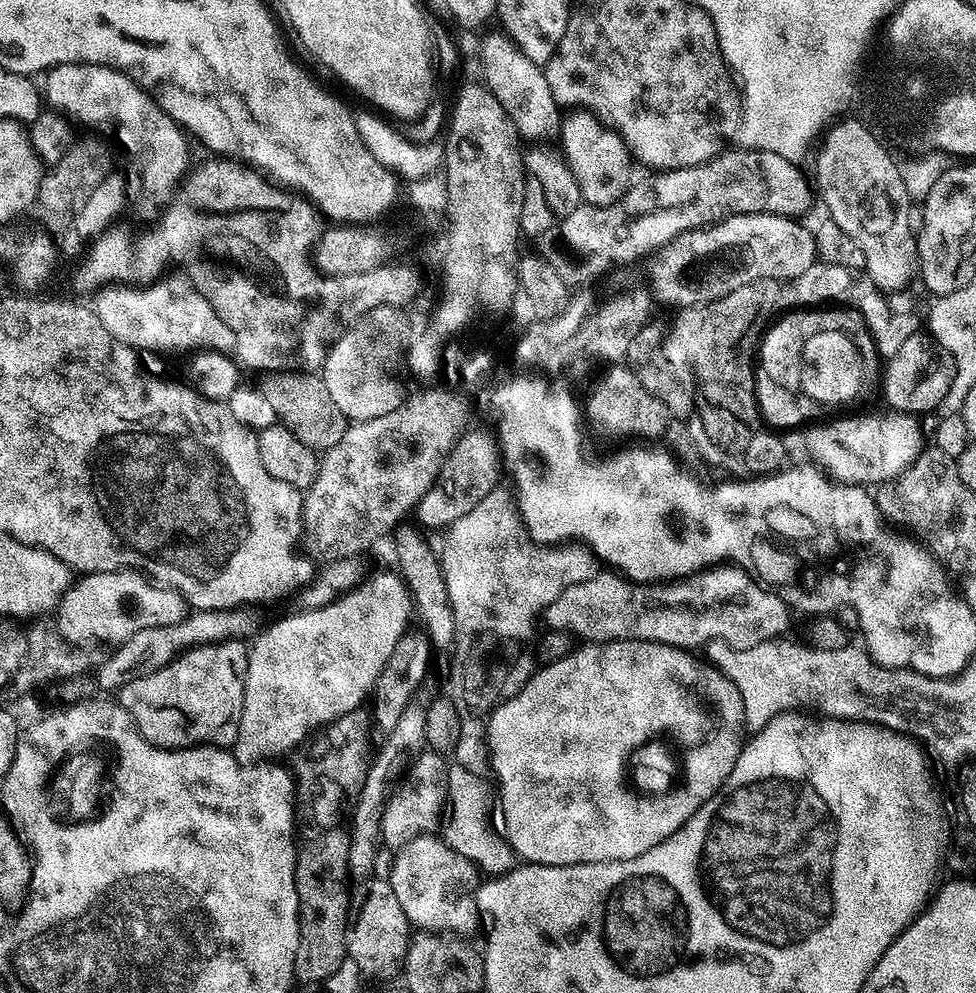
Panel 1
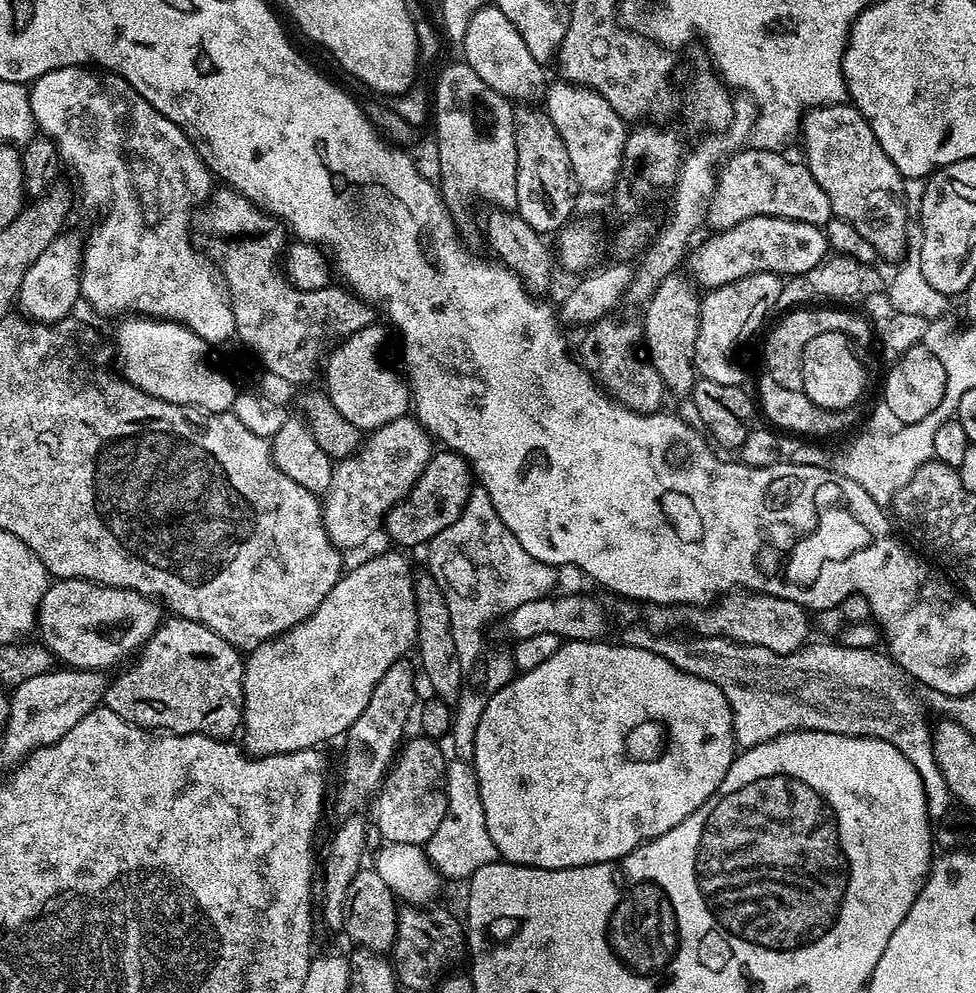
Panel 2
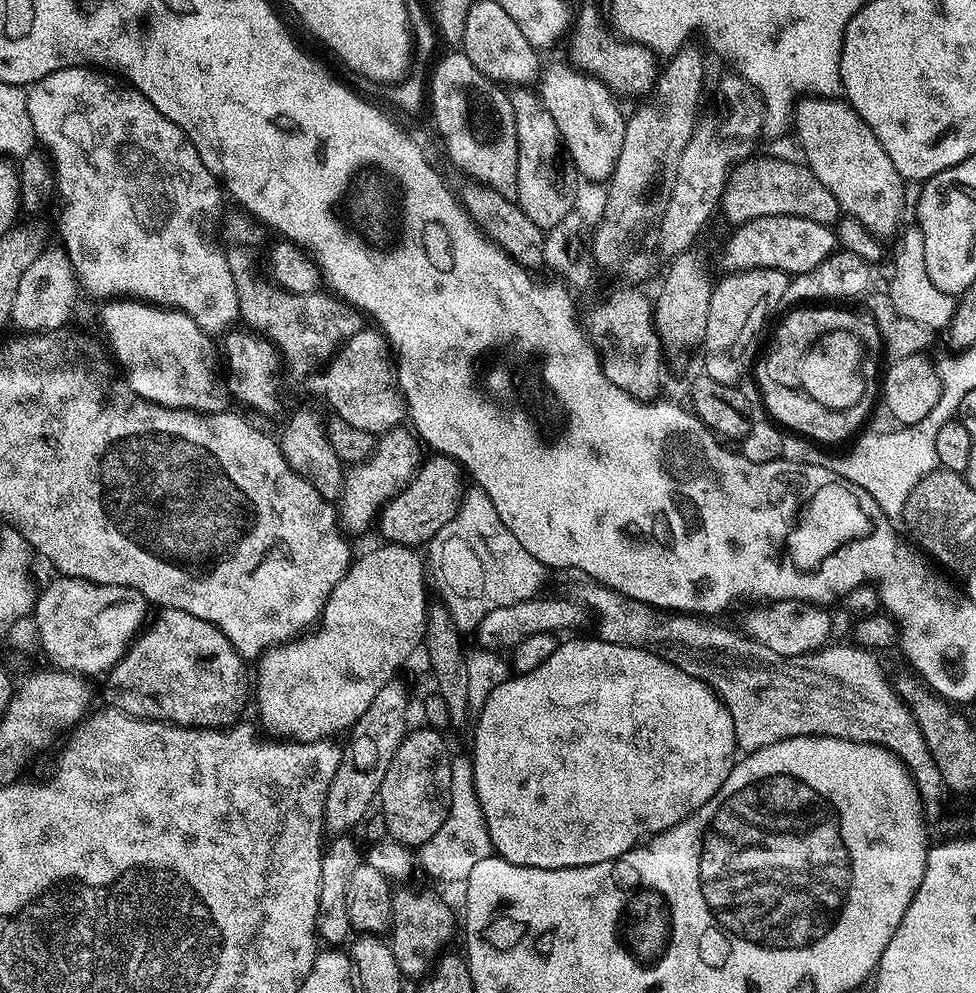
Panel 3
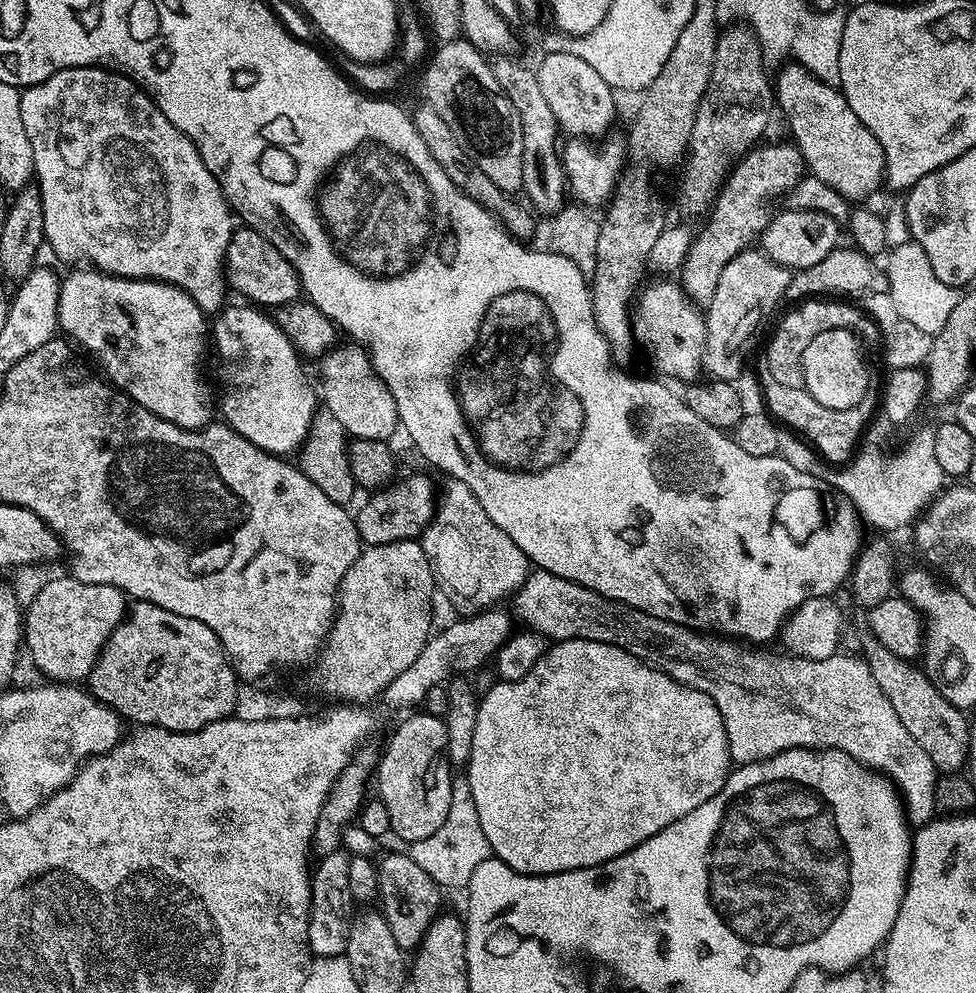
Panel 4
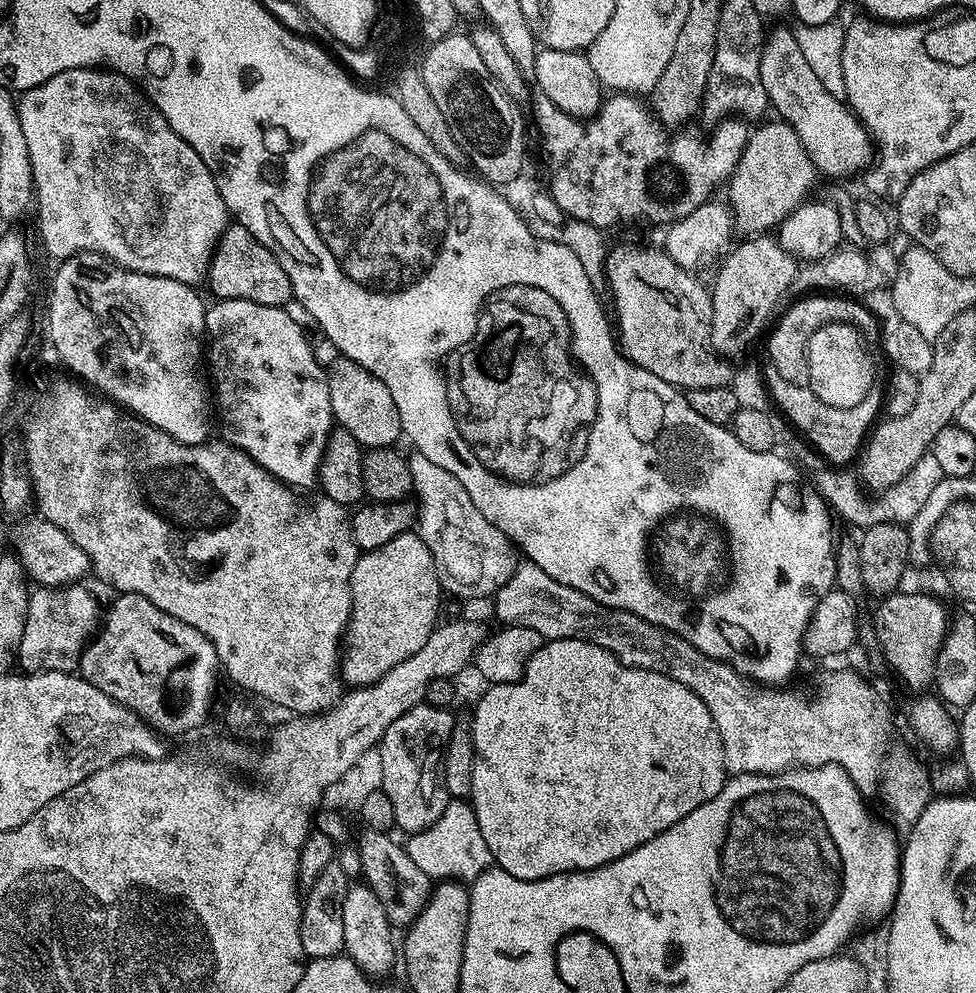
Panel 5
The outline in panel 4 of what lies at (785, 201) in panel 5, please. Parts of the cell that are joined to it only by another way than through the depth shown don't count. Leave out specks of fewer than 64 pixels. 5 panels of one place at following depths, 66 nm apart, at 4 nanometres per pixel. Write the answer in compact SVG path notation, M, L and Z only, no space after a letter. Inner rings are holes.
M761 143L753 147L736 161L728 173L728 179L711 205L708 222L700 233L695 233L684 264L678 271L679 283L697 305L706 306L712 301L722 270L726 270L735 256L763 237L774 215L772 199L775 196L787 197L792 187L806 175L804 155L795 143L787 143Z

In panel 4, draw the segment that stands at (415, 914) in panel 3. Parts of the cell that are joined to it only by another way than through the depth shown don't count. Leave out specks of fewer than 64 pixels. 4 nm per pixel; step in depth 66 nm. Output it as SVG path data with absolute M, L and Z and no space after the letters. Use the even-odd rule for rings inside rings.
M403 851L392 852L389 856L378 860L376 877L378 904L381 904L379 907L382 909L384 921L390 926L390 934L394 934L394 942L398 942L398 946L402 949L414 950L419 946L421 938L433 920L441 915L441 886Z

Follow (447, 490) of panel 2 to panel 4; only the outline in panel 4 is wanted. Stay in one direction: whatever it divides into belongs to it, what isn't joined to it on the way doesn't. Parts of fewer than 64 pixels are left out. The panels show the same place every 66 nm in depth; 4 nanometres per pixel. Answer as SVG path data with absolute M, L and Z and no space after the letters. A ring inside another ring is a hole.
M408 476L404 481L402 480L393 483L387 490L373 491L369 495L372 497L360 509L355 509L356 529L365 545L375 546L398 542L399 540L414 540L423 537L424 529L432 523L438 511L438 488L432 485L432 480L428 476Z

